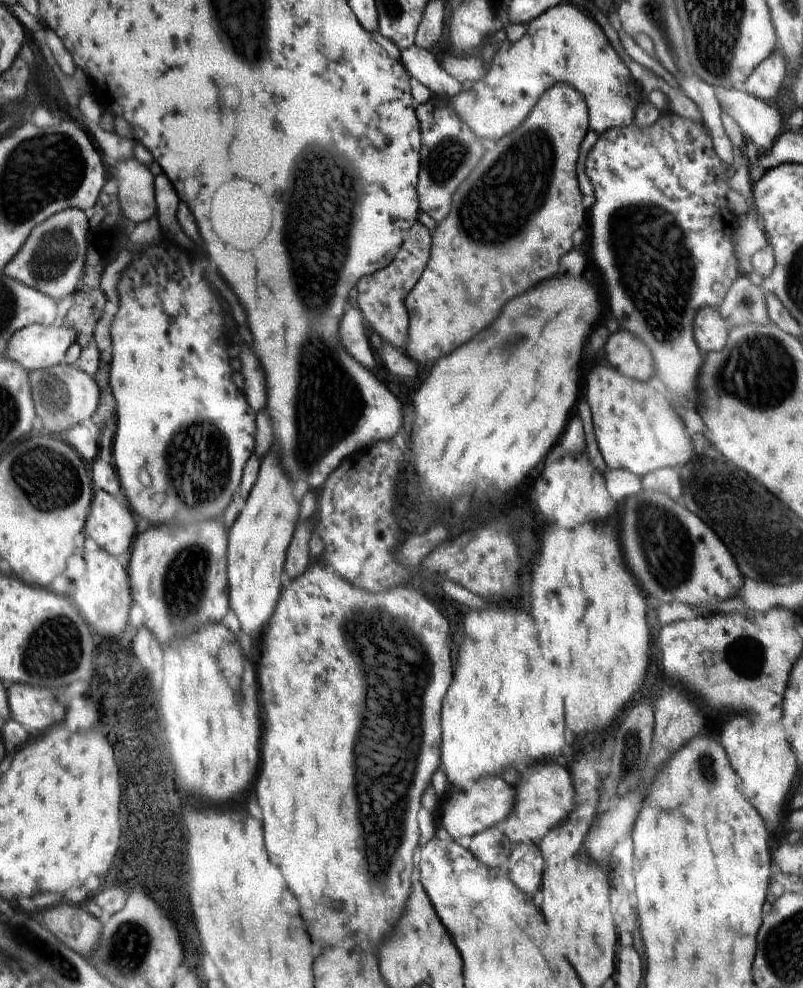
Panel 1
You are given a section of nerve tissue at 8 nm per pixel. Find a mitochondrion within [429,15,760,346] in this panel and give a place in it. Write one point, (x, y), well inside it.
(511, 190)

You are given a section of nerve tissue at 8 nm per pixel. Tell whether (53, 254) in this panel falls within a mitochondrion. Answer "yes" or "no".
yes

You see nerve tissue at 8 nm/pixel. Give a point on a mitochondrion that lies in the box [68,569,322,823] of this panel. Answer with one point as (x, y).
(137, 806)

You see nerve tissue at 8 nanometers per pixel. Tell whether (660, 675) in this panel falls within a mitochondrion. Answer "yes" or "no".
no

